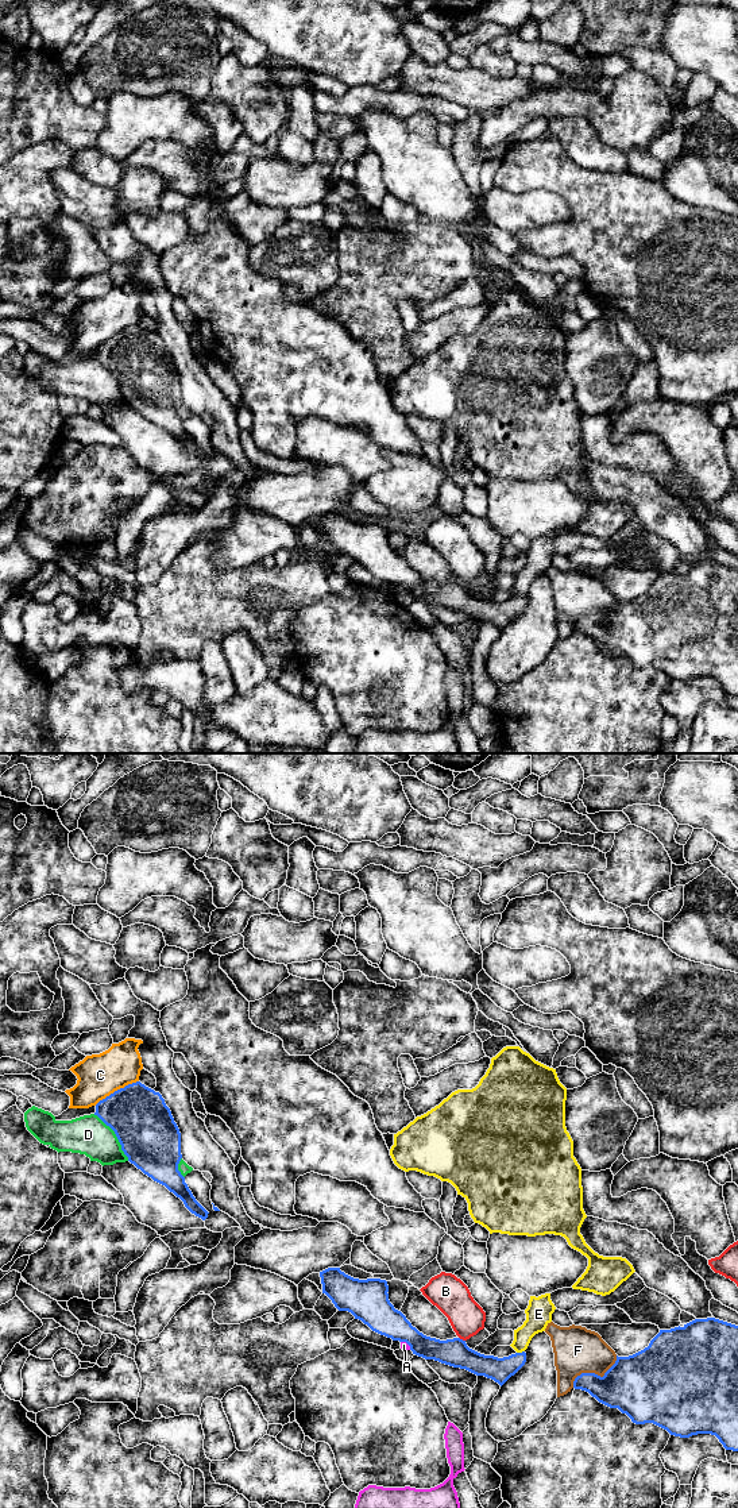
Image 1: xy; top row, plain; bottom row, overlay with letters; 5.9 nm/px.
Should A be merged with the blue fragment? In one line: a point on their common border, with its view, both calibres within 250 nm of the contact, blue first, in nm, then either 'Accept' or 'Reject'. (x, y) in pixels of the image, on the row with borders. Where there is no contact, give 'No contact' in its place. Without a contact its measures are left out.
Touches blue at xy (406, 1342). Thickness 190 nm (blue) against 50 nm. Reject

